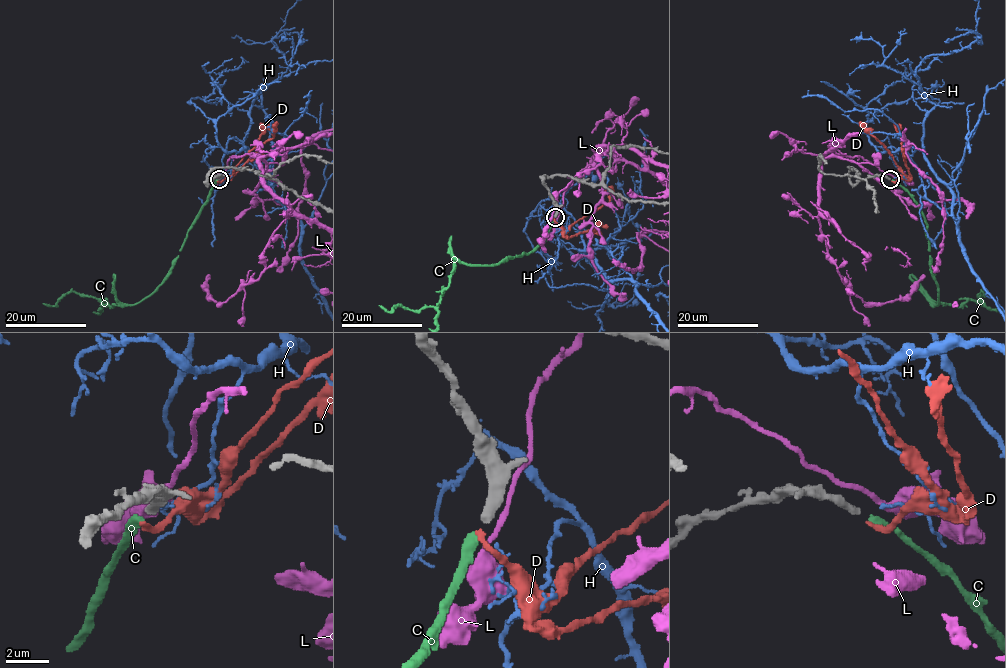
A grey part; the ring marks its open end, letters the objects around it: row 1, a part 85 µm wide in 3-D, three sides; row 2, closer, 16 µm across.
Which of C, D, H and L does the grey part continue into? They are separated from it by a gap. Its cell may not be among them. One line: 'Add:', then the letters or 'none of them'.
Add: none of them

